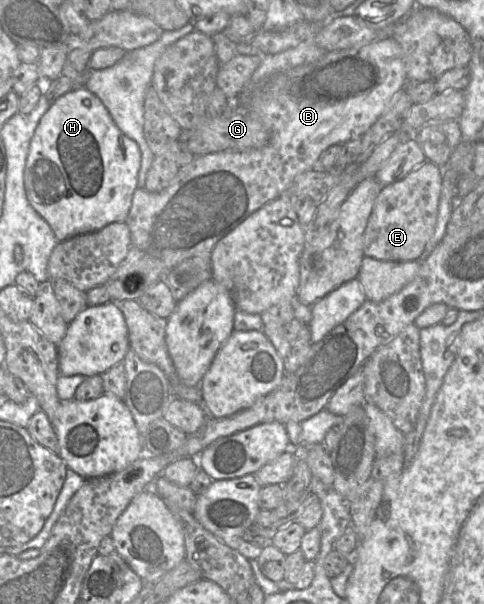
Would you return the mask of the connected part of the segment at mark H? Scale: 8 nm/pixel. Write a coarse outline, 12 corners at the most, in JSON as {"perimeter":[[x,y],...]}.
{"perimeter":[[85,87],[31,139],[27,199],[58,242],[125,222],[138,144]]}

